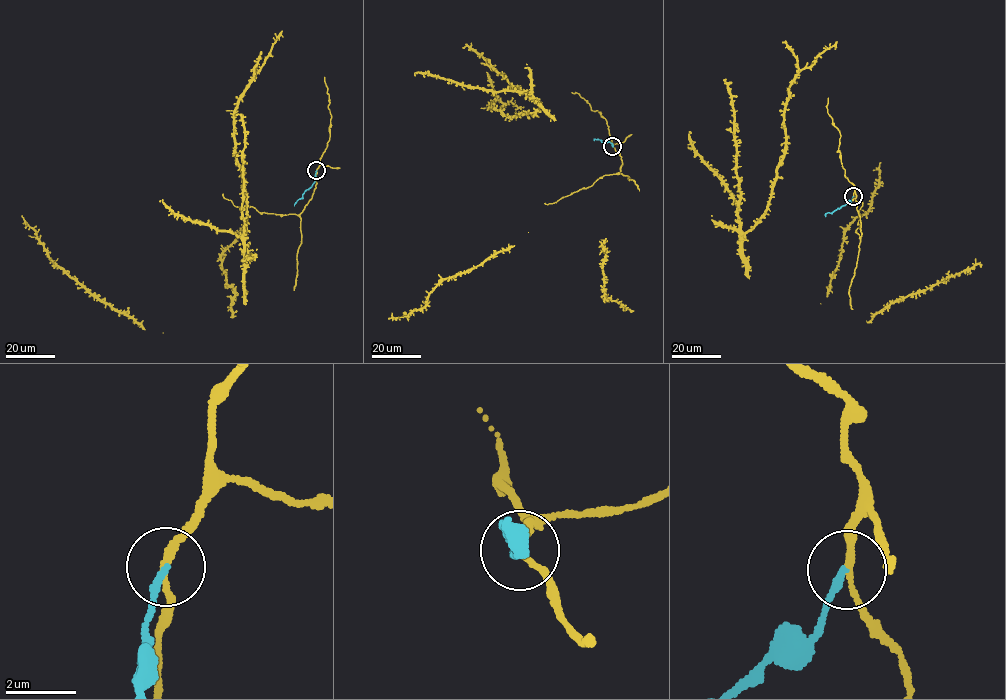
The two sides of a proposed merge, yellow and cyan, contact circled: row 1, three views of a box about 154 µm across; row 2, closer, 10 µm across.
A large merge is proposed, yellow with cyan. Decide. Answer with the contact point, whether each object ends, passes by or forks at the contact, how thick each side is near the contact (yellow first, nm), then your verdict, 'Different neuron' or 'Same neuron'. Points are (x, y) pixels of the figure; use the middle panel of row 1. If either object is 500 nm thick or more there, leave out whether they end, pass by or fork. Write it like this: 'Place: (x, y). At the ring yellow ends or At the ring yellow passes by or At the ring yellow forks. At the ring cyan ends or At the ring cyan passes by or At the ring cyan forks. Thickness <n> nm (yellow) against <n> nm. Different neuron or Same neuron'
Place: (612, 146). At the ring yellow passes by. At the ring cyan ends. Thickness 170 nm (yellow) against 200 nm. Different neuron

